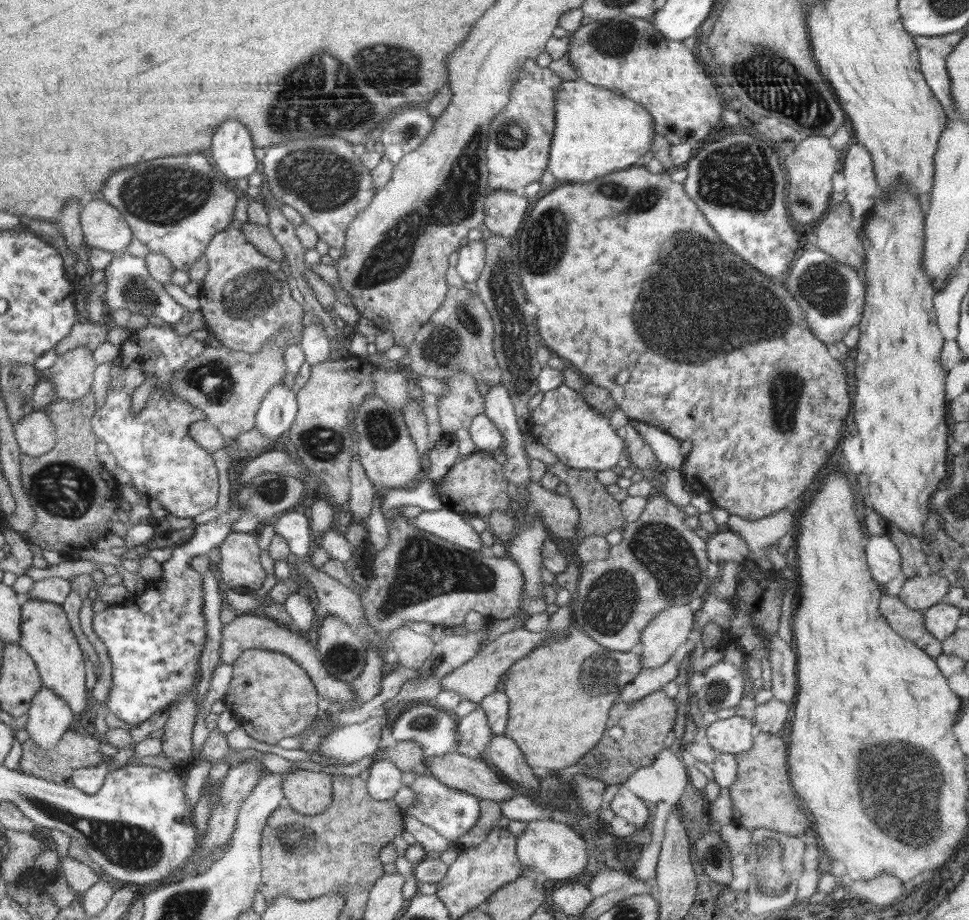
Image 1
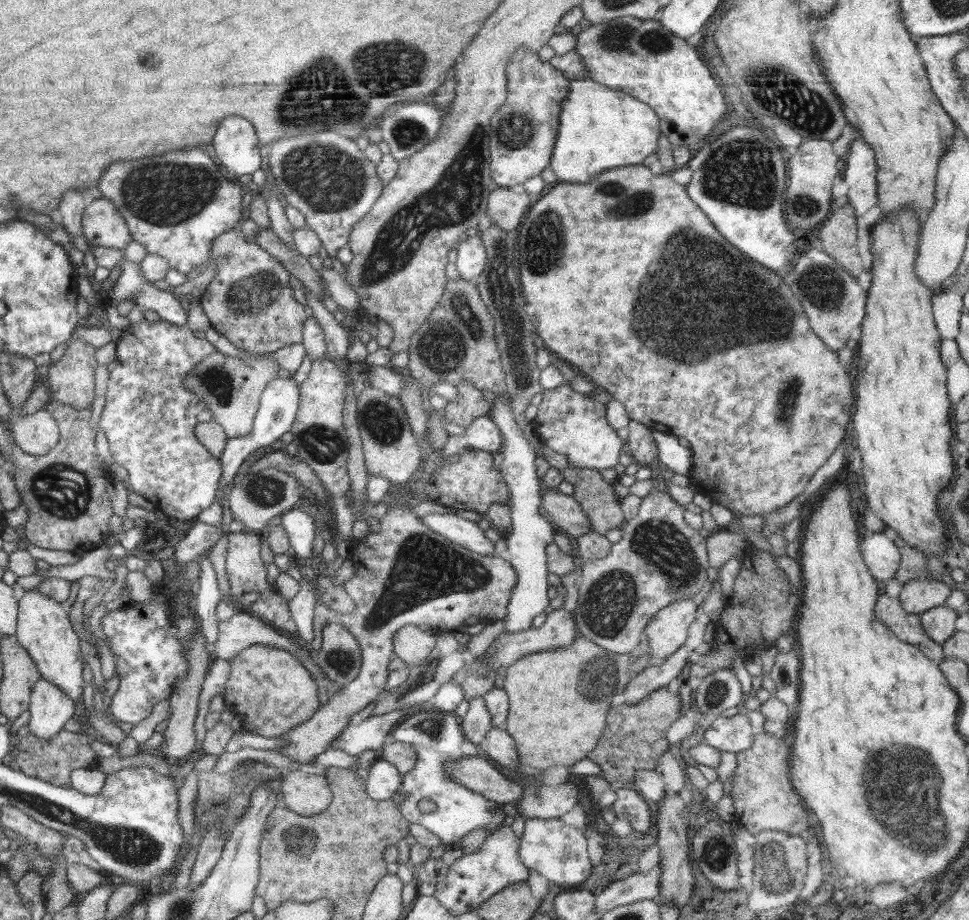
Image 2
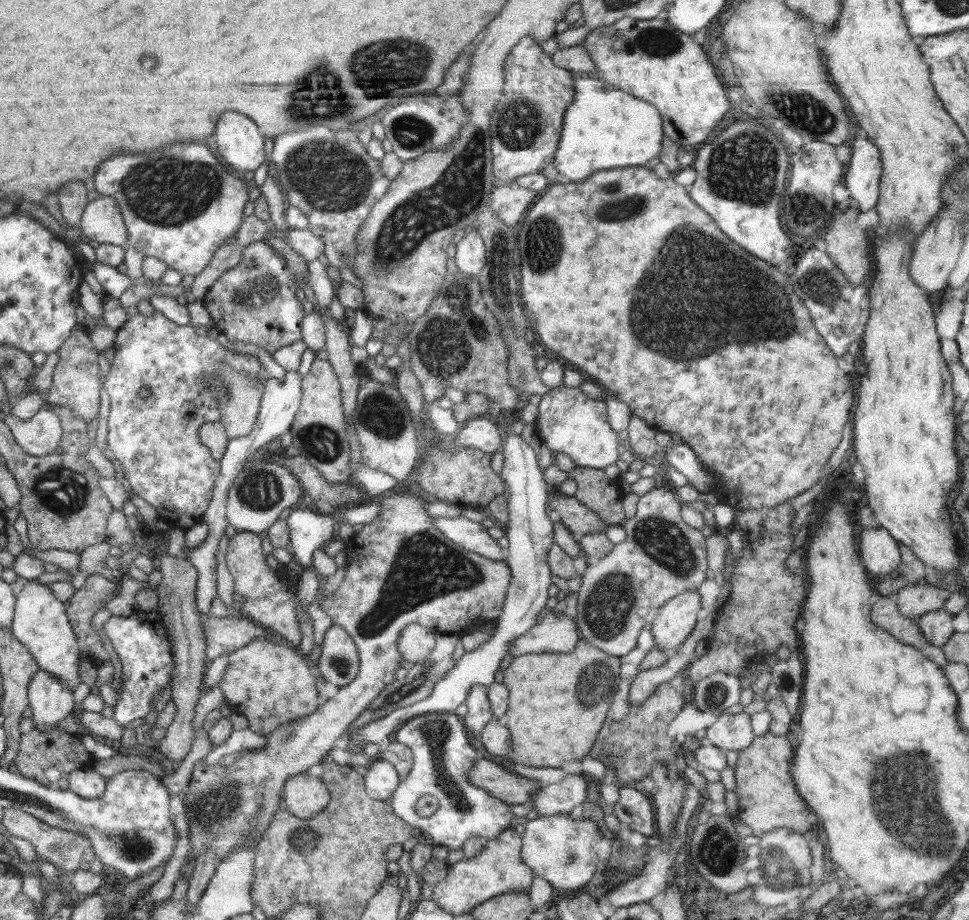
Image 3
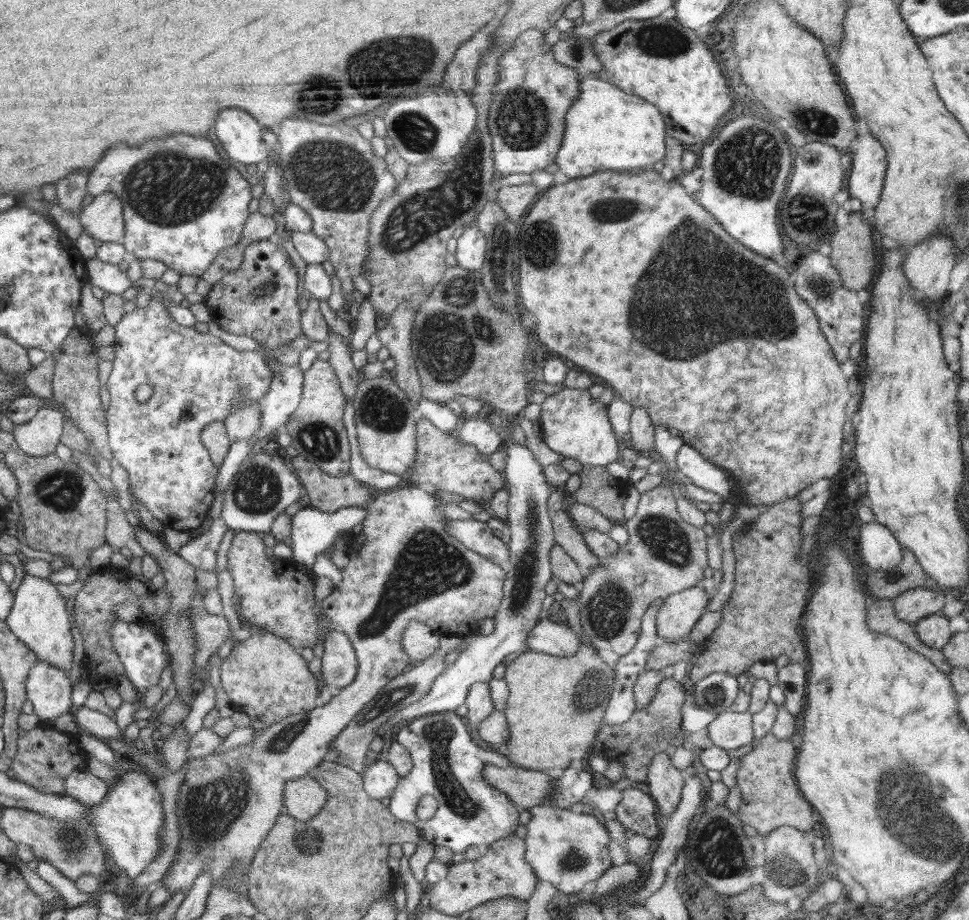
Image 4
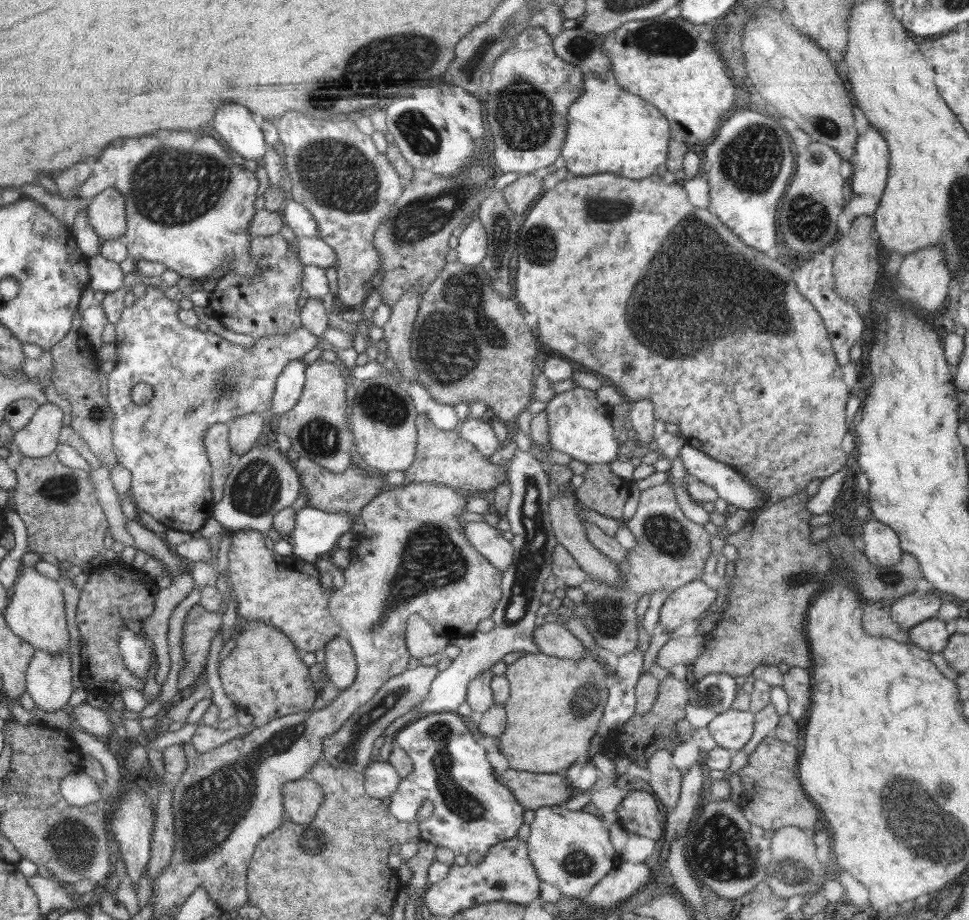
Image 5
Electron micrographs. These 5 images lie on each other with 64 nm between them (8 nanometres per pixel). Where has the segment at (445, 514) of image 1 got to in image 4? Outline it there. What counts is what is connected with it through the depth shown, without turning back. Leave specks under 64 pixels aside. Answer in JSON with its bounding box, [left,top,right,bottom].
[445,519,510,566]

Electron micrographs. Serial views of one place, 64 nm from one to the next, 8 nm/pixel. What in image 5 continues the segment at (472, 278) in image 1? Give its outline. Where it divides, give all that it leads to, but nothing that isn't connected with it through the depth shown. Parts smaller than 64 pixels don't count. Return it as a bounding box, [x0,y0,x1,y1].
[458,216,488,267]

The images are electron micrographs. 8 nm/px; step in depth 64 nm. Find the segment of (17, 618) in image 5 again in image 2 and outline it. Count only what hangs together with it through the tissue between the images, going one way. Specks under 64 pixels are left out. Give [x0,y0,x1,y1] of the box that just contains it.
[15,588,85,702]

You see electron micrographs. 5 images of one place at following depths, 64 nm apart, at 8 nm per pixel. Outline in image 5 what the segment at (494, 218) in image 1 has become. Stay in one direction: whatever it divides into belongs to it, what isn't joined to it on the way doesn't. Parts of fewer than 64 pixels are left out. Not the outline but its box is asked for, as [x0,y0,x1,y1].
[503,173,543,216]

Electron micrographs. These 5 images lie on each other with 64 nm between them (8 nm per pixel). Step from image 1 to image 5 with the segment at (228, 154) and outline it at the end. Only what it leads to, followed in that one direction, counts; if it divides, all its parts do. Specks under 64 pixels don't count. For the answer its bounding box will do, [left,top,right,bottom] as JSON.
[210,104,267,161]

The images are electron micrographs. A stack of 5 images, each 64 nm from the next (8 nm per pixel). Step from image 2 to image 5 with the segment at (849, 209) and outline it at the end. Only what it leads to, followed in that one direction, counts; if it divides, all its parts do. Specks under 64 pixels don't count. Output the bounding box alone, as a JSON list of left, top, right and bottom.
[832,216,880,318]

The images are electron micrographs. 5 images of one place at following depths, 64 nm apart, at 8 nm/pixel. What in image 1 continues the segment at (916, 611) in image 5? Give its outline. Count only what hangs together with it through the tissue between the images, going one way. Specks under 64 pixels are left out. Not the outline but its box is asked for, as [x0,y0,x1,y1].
[897,570,950,611]

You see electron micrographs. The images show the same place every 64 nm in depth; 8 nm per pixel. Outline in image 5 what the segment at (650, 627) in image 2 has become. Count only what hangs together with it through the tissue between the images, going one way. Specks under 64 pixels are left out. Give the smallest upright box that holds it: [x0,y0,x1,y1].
[659,580,718,634]

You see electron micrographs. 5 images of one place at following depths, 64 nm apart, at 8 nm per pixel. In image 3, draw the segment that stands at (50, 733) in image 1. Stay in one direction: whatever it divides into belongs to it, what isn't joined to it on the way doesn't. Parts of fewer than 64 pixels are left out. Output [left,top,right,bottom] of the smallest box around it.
[28,668,75,728]

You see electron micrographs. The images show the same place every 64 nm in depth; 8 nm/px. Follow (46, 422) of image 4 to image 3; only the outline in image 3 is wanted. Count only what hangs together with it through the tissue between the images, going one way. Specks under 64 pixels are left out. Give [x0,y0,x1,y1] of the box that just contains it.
[3,407,62,456]

